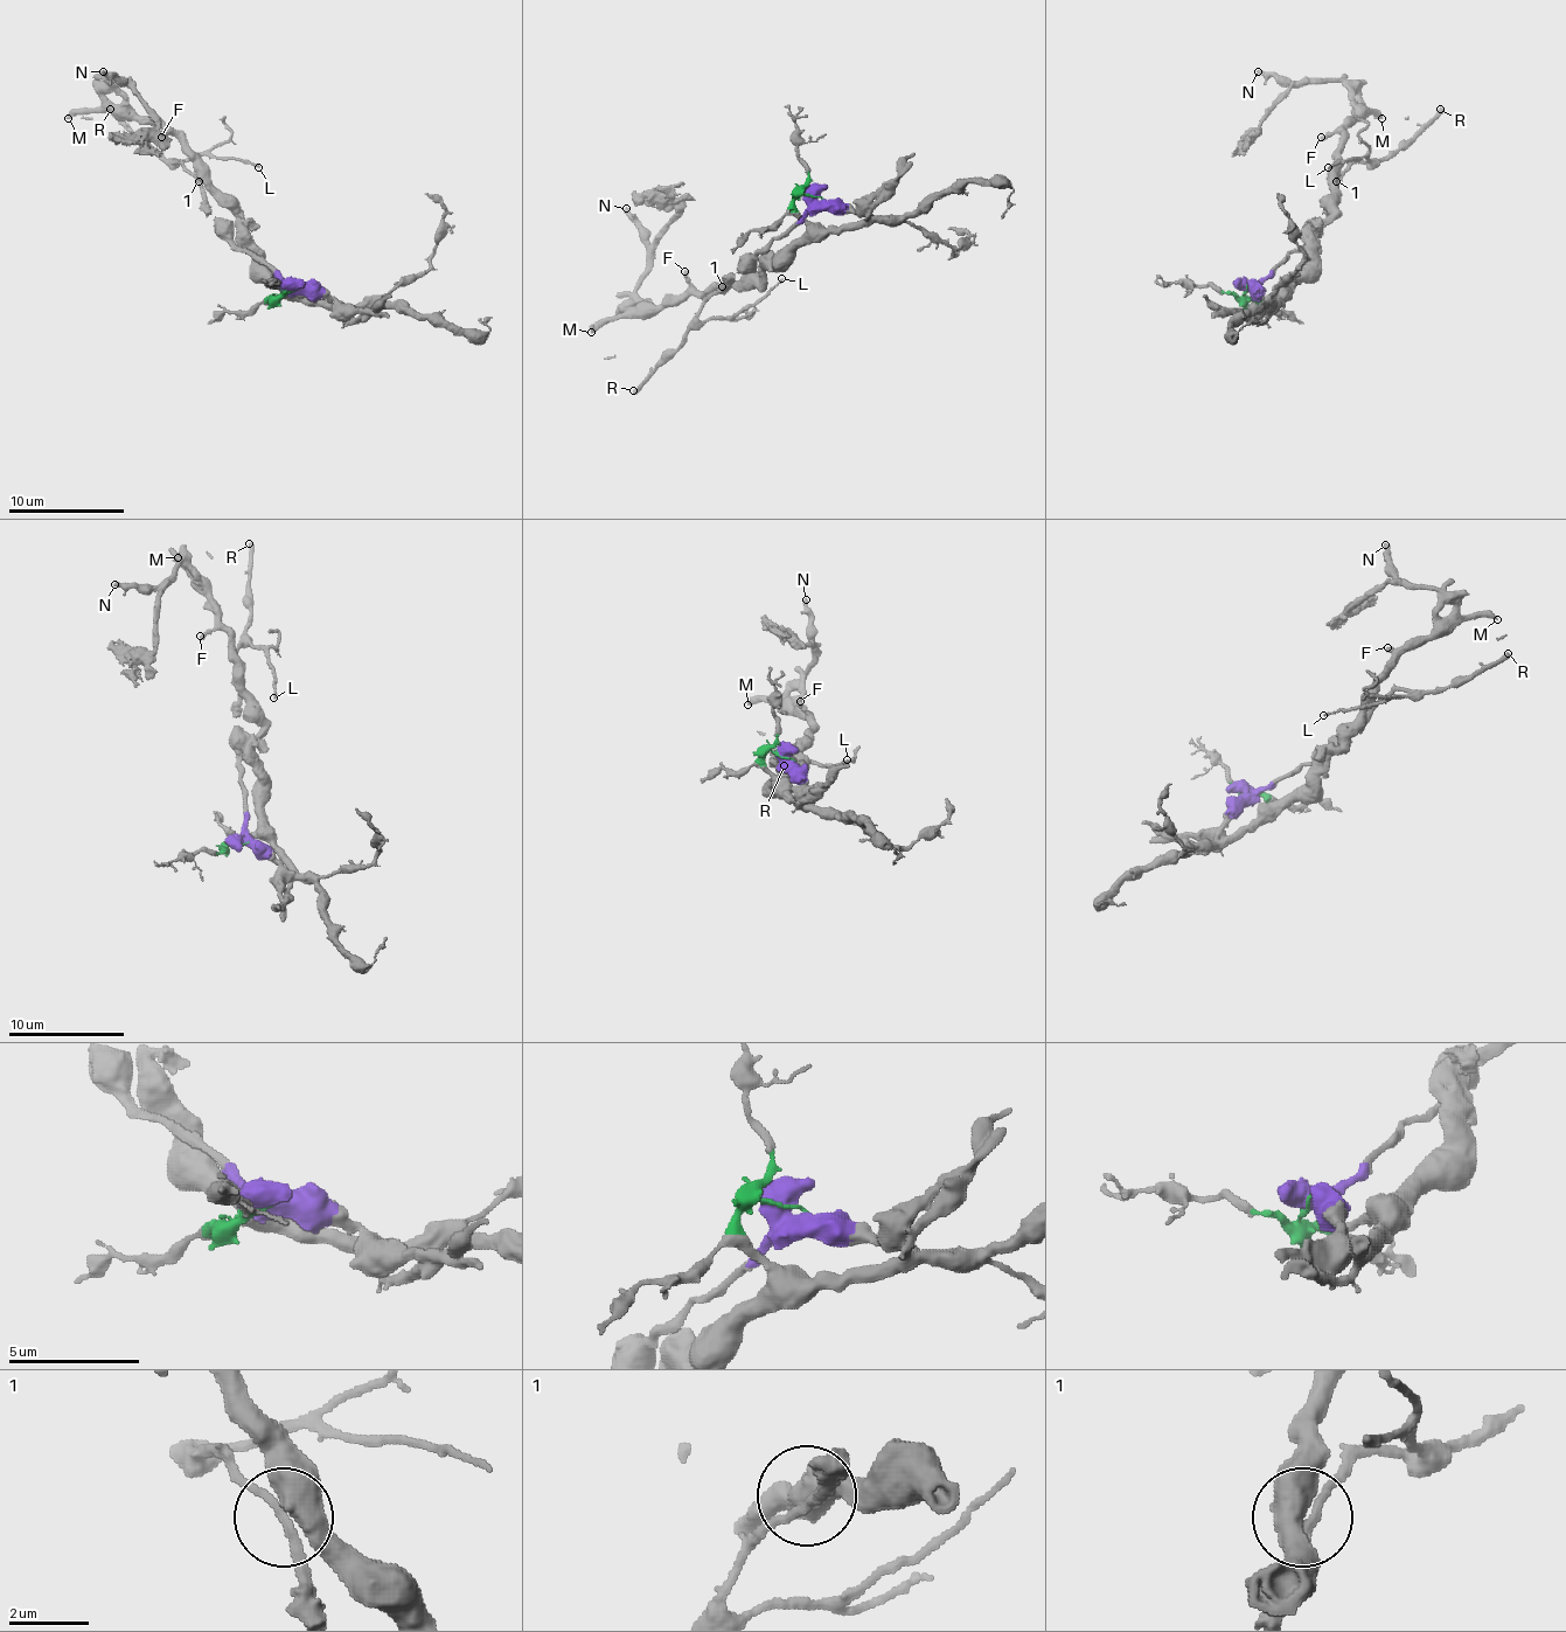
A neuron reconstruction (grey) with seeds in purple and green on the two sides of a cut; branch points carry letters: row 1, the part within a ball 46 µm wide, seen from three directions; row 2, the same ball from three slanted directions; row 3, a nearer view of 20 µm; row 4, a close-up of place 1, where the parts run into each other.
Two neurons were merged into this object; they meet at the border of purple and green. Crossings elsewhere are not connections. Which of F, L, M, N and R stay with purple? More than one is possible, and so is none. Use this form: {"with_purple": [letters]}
{"with_purple": ["L", "R"]}

